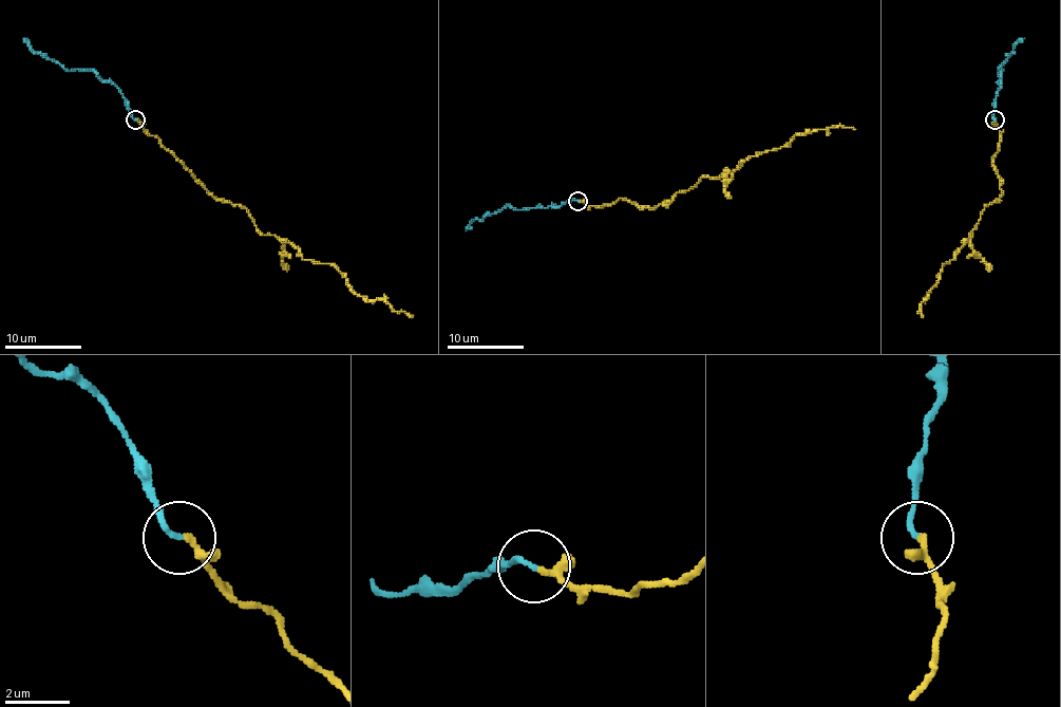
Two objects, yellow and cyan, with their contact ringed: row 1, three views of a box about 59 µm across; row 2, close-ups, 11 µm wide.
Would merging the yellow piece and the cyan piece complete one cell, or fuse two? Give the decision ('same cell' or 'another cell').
another cell

